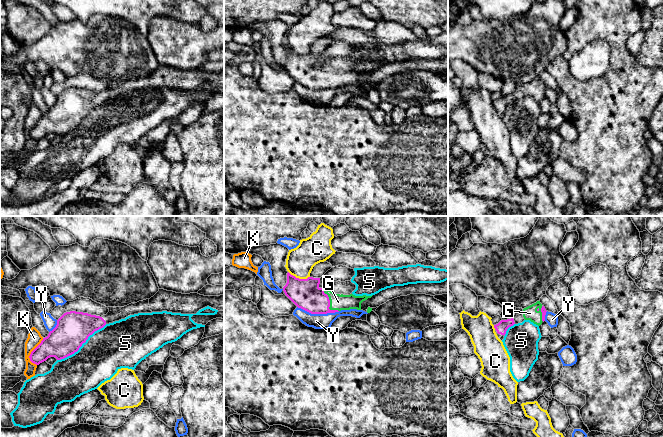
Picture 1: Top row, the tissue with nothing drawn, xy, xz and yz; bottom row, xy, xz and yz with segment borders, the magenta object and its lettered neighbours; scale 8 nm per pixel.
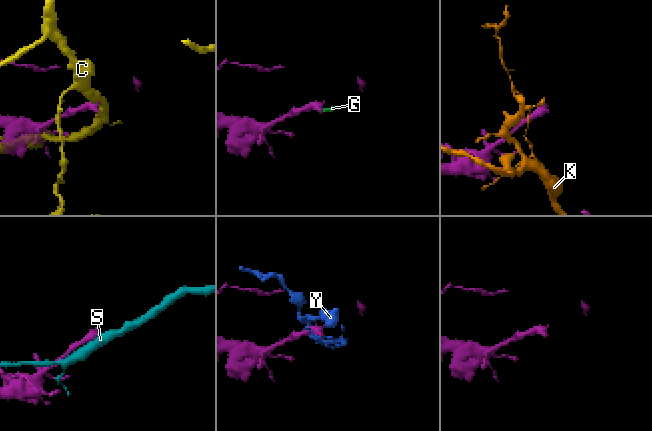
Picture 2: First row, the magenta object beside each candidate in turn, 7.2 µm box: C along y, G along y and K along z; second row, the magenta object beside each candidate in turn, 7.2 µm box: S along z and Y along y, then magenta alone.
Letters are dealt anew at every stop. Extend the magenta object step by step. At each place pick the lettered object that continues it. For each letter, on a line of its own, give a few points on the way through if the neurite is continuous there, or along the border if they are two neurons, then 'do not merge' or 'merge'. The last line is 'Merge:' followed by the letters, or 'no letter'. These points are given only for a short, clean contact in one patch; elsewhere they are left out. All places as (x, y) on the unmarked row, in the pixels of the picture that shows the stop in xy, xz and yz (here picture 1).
C: along xz (288, 47), (299, 54), (309, 53) | do not merge
G: across xz (305, 69), (314, 76), (329, 79), (338, 78) | merge
K: along xy (43, 114), (29, 132), (29, 135), (36, 141) | do not merge
S: do not merge
Y: do not merge
Merge: G

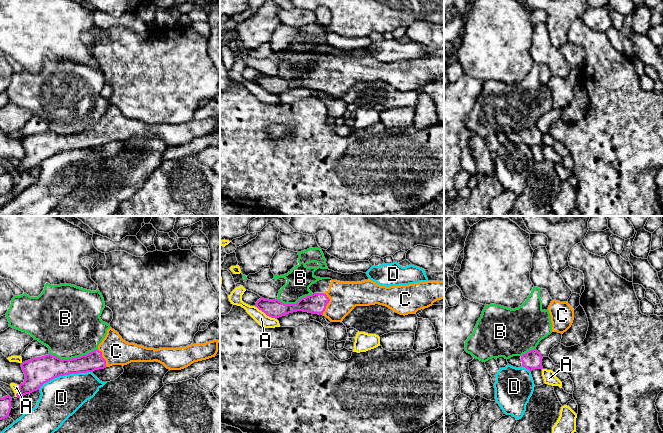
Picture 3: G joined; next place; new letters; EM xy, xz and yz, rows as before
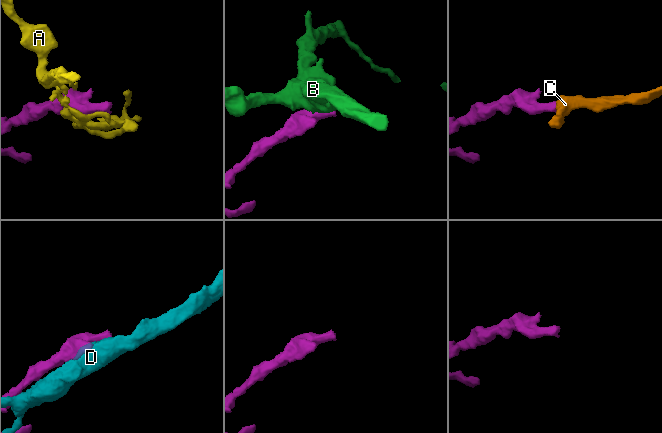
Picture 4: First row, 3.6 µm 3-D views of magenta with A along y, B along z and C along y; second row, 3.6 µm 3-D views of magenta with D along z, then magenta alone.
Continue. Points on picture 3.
A: do not merge
B: along xy (97, 124), (71, 134), (58, 134), (49, 130) | do not merge
C: across xz (316, 79), (327, 79), (336, 79), (344, 72) | merge
D: along xy (91, 147), (59, 151), (48, 156), (38, 165) | do not merge
Merge: C

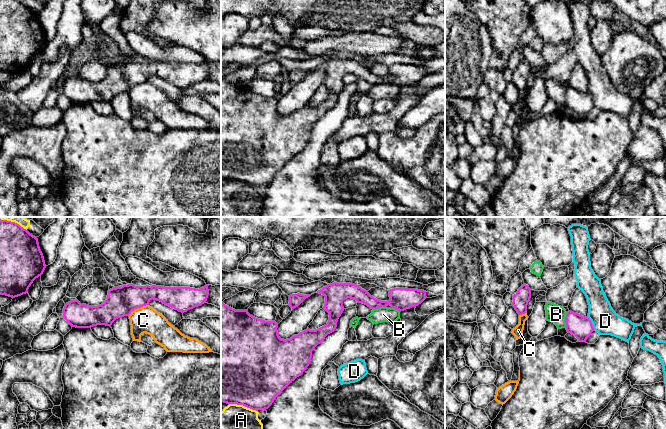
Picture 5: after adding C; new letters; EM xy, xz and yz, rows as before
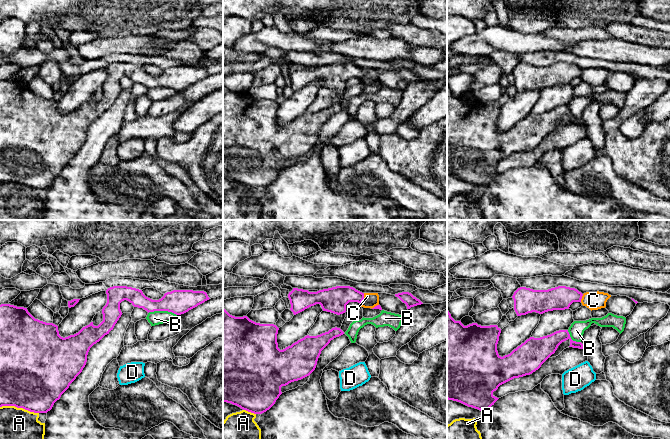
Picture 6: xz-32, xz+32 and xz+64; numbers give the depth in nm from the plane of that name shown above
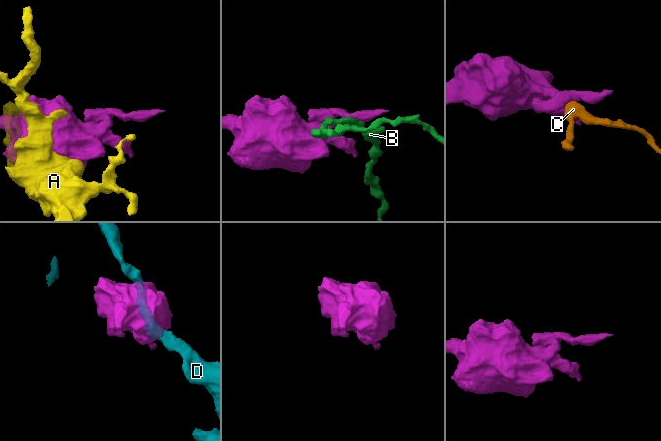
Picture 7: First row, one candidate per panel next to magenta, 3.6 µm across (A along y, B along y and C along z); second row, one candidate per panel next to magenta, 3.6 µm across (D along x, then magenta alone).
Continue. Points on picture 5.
A: do not merge
B: do not merge
C: do not merge
D: along yz (587, 93), (594, 105) | do not merge
Merge: no letter

